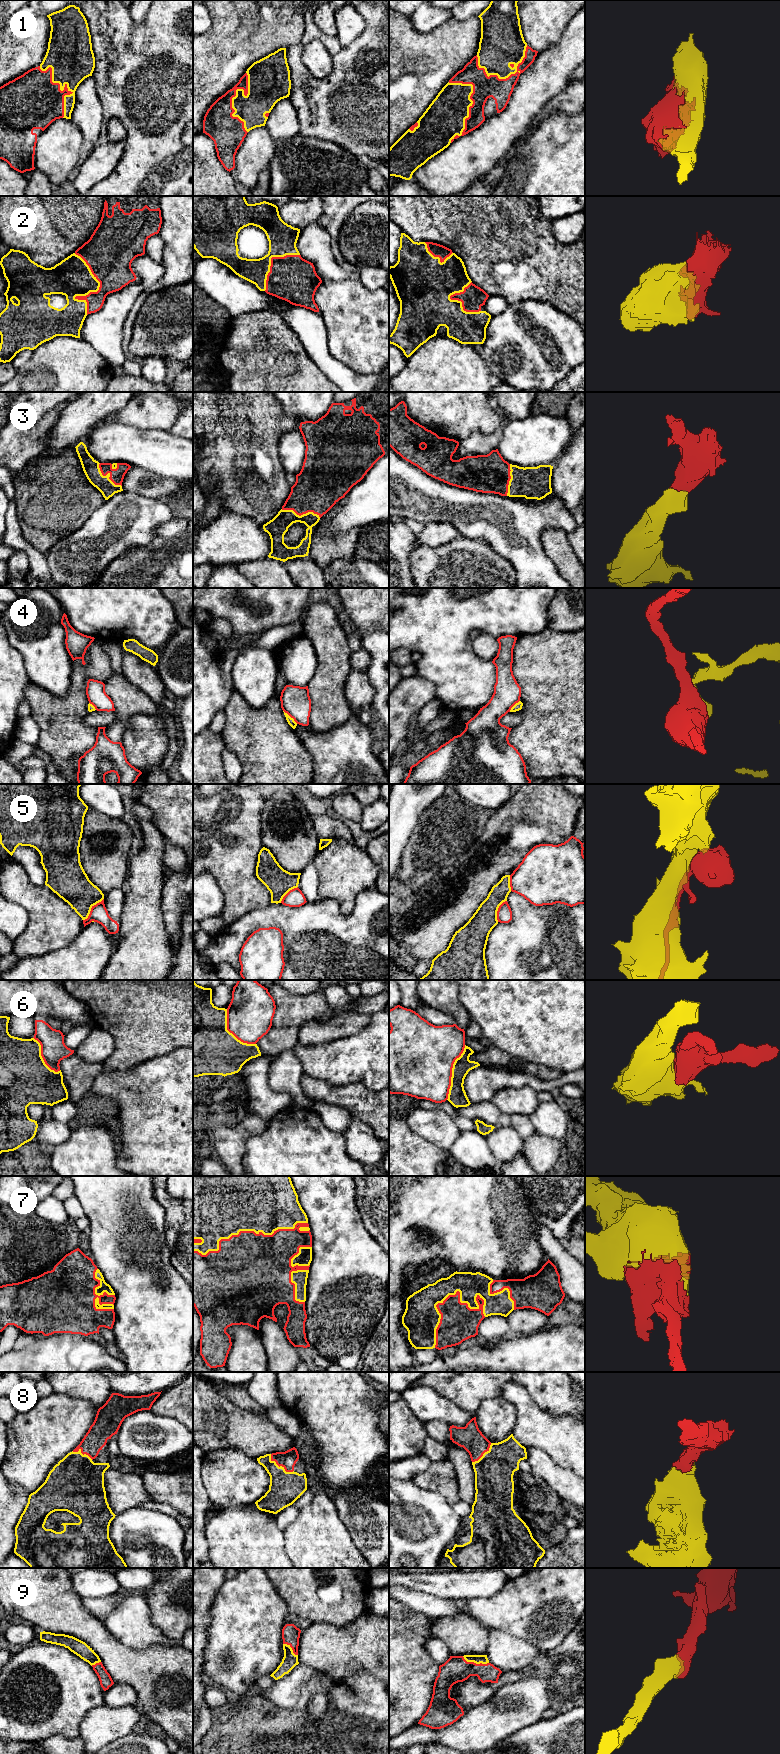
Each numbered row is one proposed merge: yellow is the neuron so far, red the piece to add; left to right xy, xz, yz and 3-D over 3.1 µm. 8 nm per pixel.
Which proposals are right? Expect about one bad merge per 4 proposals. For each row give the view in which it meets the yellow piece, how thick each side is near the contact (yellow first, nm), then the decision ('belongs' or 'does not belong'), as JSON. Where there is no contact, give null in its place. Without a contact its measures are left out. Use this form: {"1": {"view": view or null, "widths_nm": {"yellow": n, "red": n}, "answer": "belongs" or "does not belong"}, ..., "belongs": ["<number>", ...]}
{"1": {"view": "xy", "widths_nm": {"yellow": 340, "red": 440}, "answer": "belongs"}, "2": {"view": "xy", "widths_nm": {"yellow": 320, "red": 320}, "answer": "belongs"}, "3": {"view": "xz", "widths_nm": {"yellow": 160, "red": 360}, "answer": "belongs"}, "4": {"view": "xz", "widths_nm": {"yellow": 60, "red": 240}, "answer": "does not belong"}, "5": {"view": "xy", "widths_nm": {"yellow": 280, "red": 140}, "answer": "does not belong"}, "6": {"view": "yz", "widths_nm": {"yellow": 150, "red": 480}, "answer": "does not belong"}, "7": {"view": "yz", "widths_nm": {"yellow": 260, "red": 300}, "answer": "belongs"}, "8": {"view": "xz", "widths_nm": {"yellow": 260, "red": 140}, "answer": "belongs"}, "9": {"view": "yz", "widths_nm": {"yellow": 70, "red": 220}, "answer": "belongs"}, "belongs": ["1", "2", "3", "7", "8", "9"]}

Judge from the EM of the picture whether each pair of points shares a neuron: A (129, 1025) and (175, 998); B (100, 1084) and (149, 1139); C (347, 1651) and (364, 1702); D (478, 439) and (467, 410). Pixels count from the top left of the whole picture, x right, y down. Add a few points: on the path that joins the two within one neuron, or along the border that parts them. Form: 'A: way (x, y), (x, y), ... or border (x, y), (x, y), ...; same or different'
A: way (140, 1014), (156, 998), (164, 998); same
B: way (116, 1089), (149, 1123); same
C: border (331, 1671), (337, 1677), (371, 1673), (377, 1678); different
D: border (498, 426), (491, 433), (473, 431), (458, 441); different

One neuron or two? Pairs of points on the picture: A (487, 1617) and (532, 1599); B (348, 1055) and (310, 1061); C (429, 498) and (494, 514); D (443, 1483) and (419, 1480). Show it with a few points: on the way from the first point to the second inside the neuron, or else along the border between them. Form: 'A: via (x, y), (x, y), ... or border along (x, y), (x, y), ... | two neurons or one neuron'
A: via (498, 1612), (512, 1610), (521, 1601) | one neuron
B: via (339, 1061), (319, 1061) | one neuron
C: via (445, 503), (478, 514) | one neuron
D: via (437, 1480), (425, 1480) | one neuron

